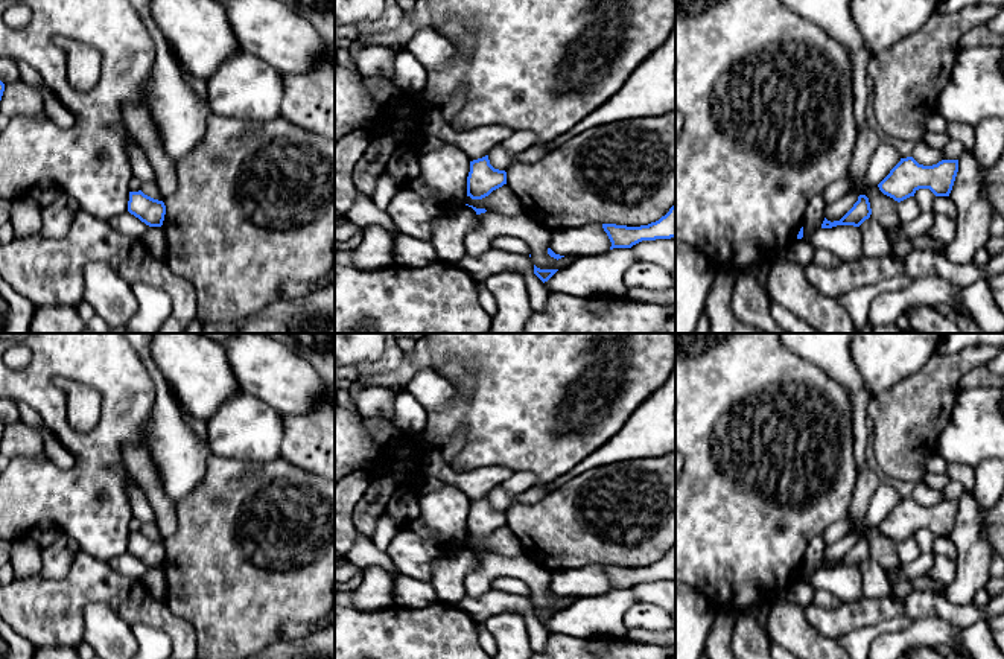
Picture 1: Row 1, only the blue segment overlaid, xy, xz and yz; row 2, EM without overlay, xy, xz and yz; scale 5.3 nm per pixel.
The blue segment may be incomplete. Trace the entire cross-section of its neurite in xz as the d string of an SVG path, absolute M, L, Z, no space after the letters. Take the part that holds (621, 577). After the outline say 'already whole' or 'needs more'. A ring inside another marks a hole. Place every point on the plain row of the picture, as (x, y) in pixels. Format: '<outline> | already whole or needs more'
M675 546L659 562L640 568L627 568L616 565L602 565L613 589L631 589L642 581L675 578Z | already whole

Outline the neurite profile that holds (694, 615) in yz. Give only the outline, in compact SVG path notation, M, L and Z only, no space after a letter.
M675 584L675 659L700 659L716 609L686 584Z

